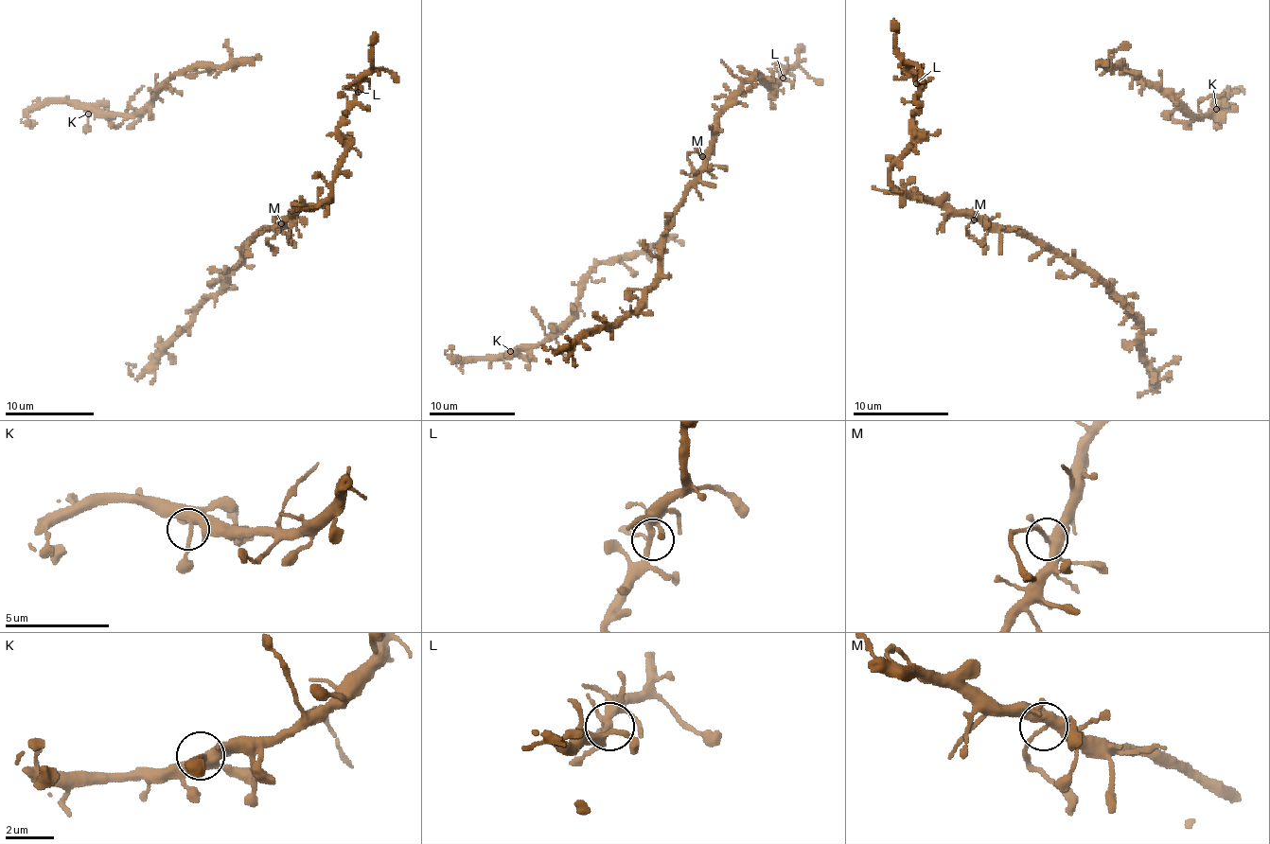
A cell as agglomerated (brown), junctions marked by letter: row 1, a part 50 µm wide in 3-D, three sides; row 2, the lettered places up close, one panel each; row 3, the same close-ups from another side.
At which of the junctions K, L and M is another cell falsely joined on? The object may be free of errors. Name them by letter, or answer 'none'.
M

